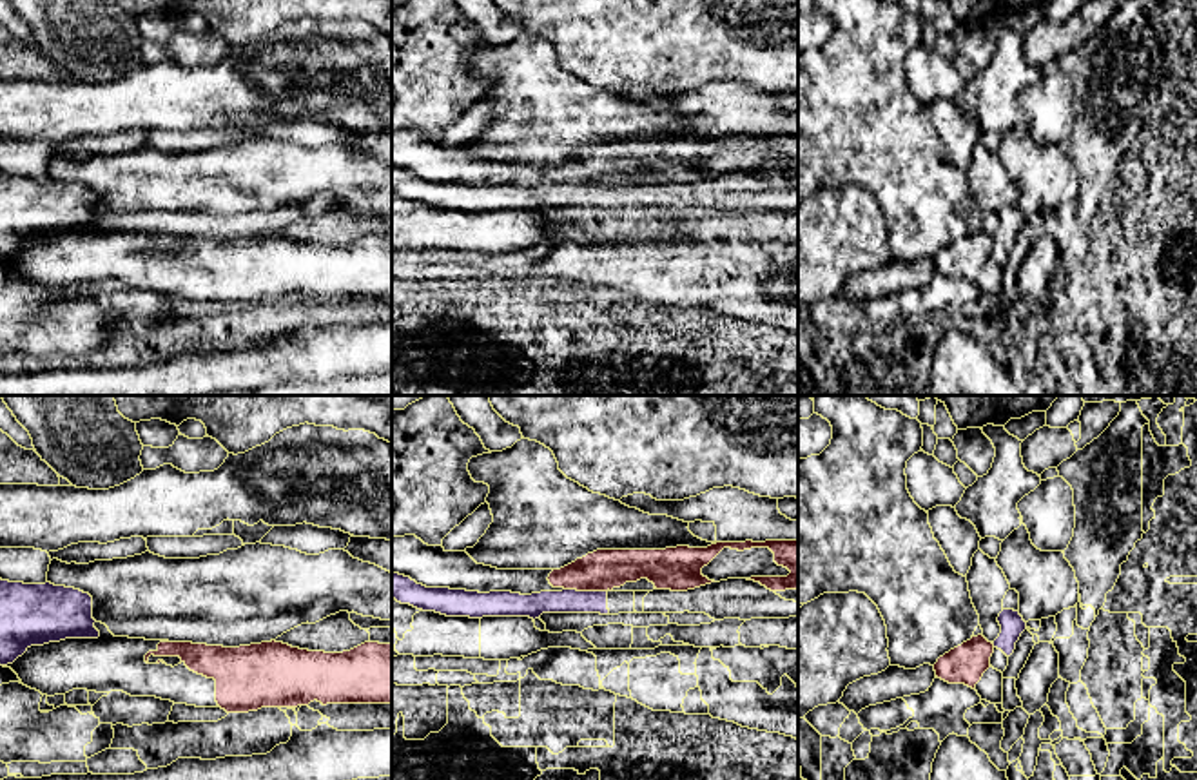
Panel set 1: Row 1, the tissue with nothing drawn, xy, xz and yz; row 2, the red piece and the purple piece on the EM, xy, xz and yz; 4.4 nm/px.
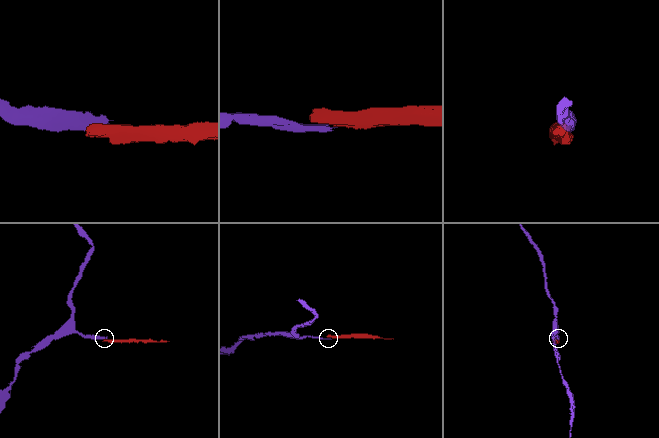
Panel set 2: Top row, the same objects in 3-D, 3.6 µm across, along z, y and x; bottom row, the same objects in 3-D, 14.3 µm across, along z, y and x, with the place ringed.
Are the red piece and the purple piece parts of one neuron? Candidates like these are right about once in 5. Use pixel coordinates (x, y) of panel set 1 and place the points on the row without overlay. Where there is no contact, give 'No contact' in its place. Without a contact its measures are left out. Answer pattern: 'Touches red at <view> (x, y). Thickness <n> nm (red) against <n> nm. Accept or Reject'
Touches red at xz (586, 184). Thickness 180 nm (red) against 110 nm. Reject

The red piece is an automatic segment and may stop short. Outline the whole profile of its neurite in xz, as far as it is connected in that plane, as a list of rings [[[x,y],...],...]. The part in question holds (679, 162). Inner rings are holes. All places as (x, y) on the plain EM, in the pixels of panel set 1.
[[[415,129],[392,131],[392,167],[410,171],[426,181],[450,181],[466,185],[511,185],[531,189],[540,185],[611,185],[626,176],[647,172],[657,183],[687,185],[715,174],[702,169],[707,160],[724,141],[751,143],[769,141],[774,147],[774,156],[787,161],[787,171],[751,171],[747,174],[760,176],[771,185],[798,183],[798,134],[765,134],[765,136],[716,136],[707,141],[676,140],[666,143],[597,143],[560,163],[497,163],[477,158],[466,145],[446,145],[441,140],[428,140]]]

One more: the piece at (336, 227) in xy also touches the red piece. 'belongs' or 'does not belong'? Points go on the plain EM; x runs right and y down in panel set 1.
does not belong

